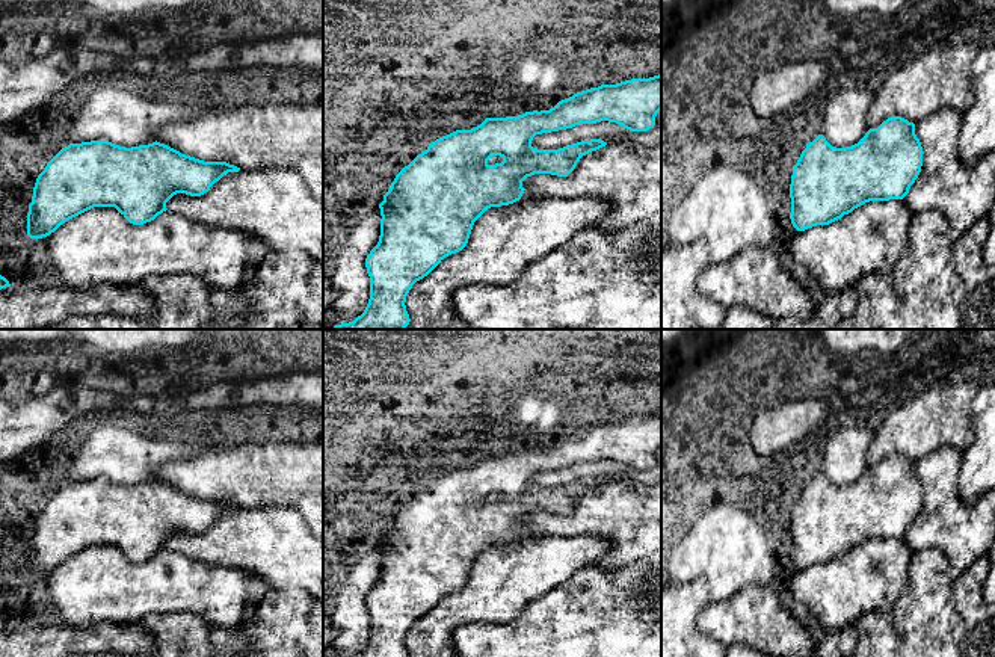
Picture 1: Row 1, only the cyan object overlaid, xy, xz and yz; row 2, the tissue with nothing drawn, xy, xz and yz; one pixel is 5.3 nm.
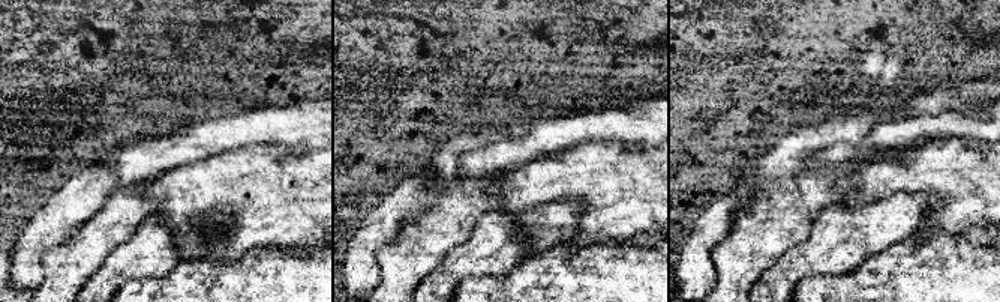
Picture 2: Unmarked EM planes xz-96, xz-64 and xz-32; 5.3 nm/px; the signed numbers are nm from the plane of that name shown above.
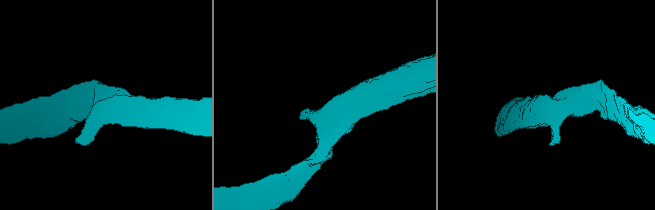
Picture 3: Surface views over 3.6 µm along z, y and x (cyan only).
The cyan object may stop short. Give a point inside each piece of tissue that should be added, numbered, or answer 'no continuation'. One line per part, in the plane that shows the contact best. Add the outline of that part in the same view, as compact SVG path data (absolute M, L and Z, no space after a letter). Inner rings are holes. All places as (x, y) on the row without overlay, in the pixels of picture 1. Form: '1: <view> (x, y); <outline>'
no continuation

